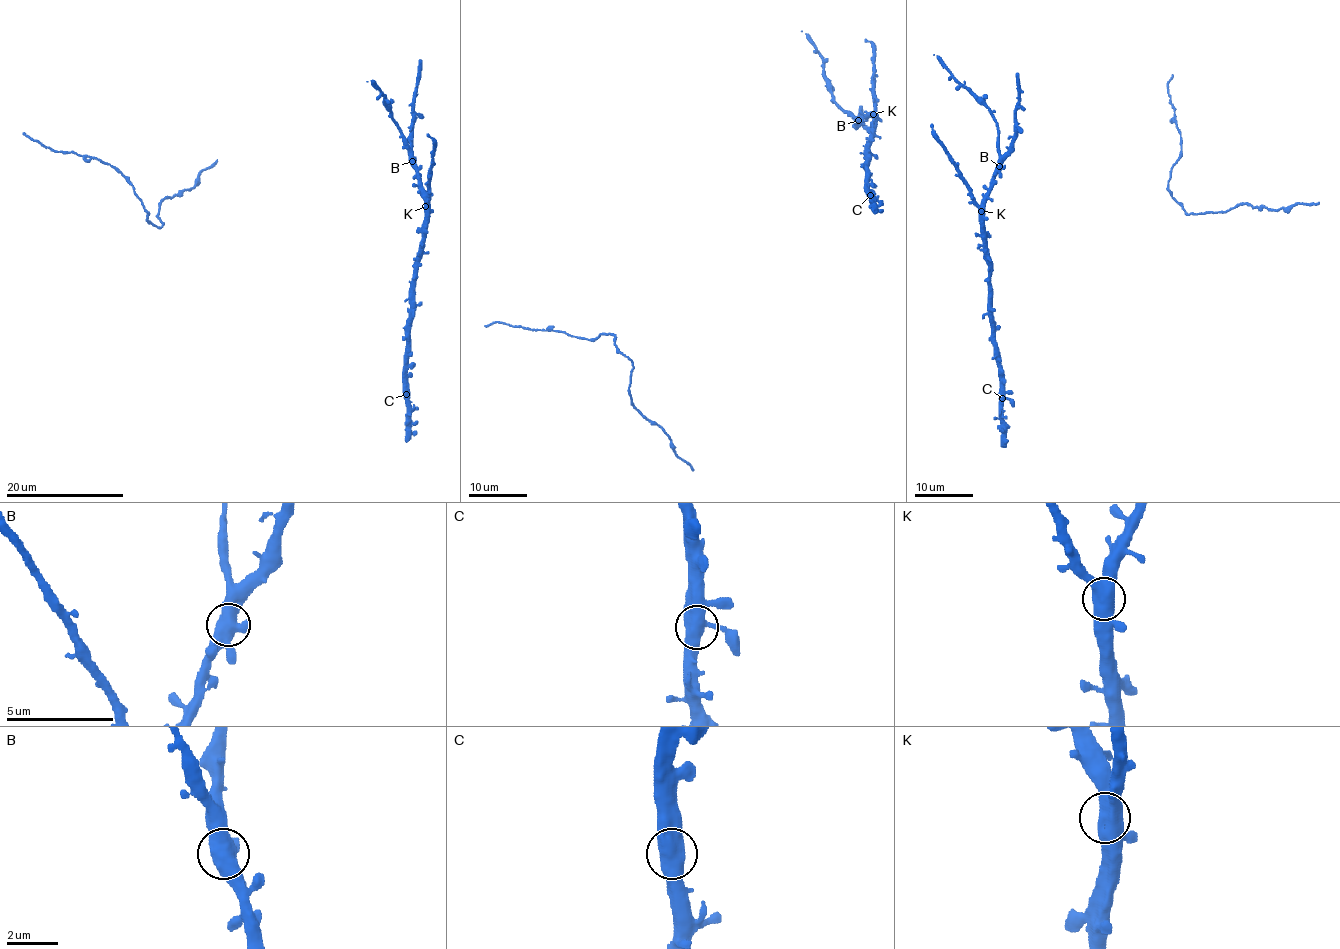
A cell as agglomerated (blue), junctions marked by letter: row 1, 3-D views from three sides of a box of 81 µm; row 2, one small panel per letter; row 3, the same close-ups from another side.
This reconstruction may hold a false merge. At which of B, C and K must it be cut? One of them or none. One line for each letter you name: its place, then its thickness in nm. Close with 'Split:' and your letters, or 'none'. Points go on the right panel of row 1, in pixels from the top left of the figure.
Split: none

